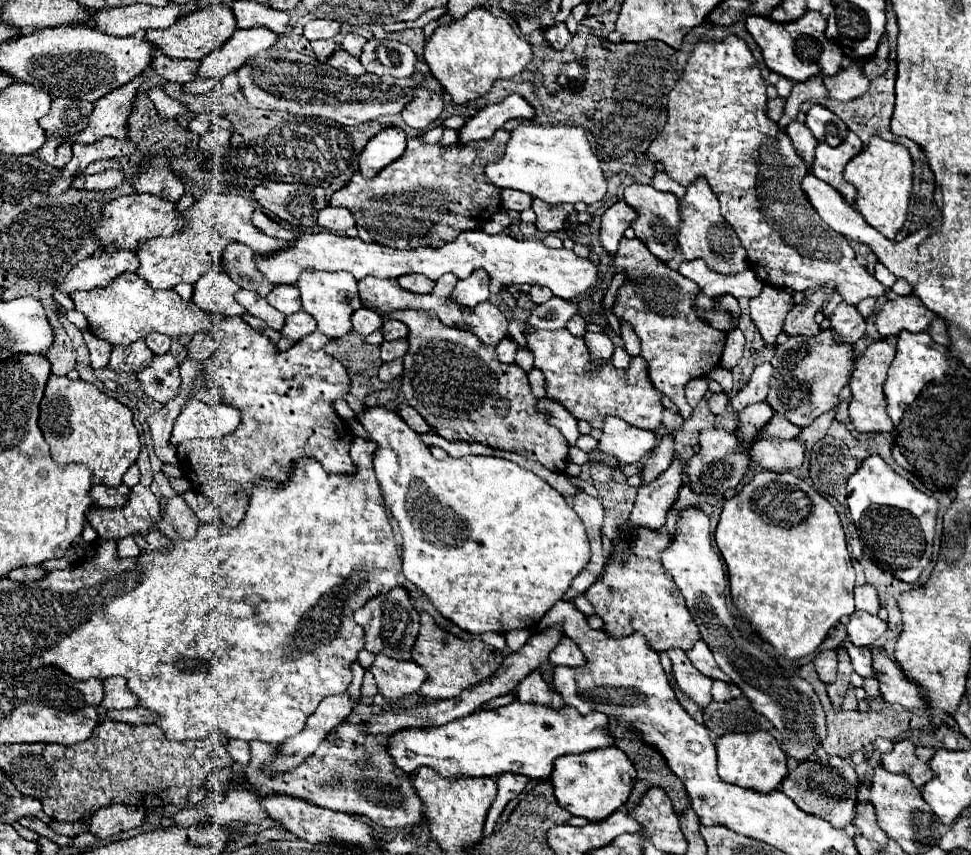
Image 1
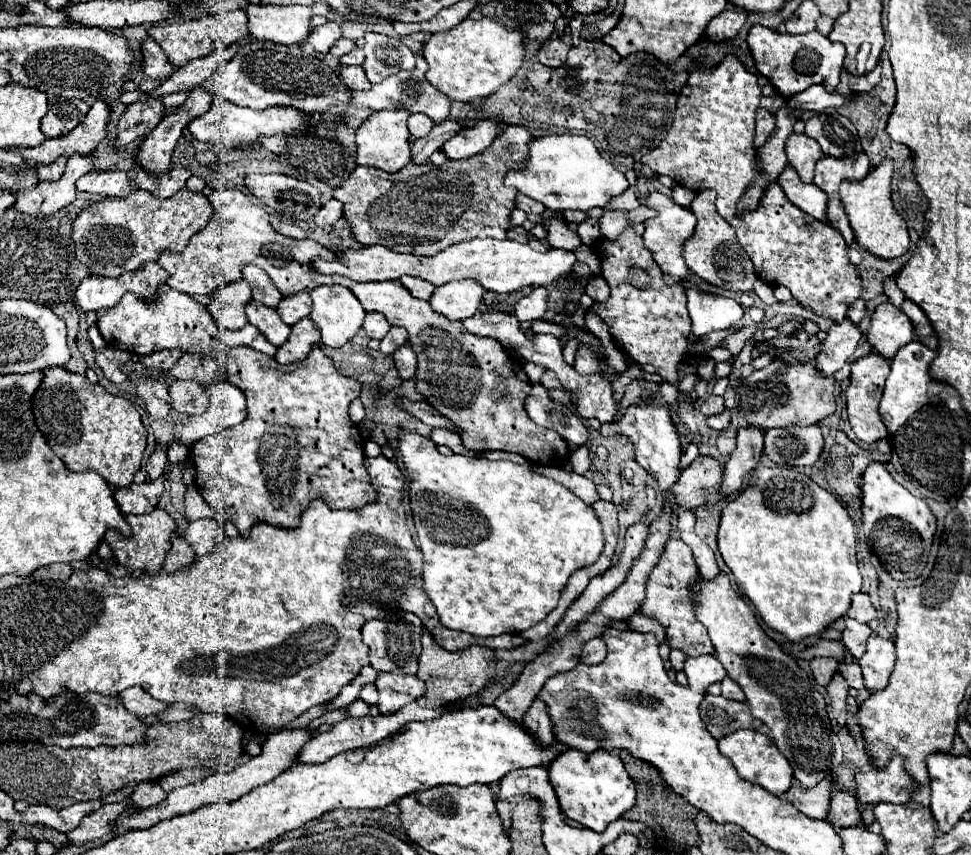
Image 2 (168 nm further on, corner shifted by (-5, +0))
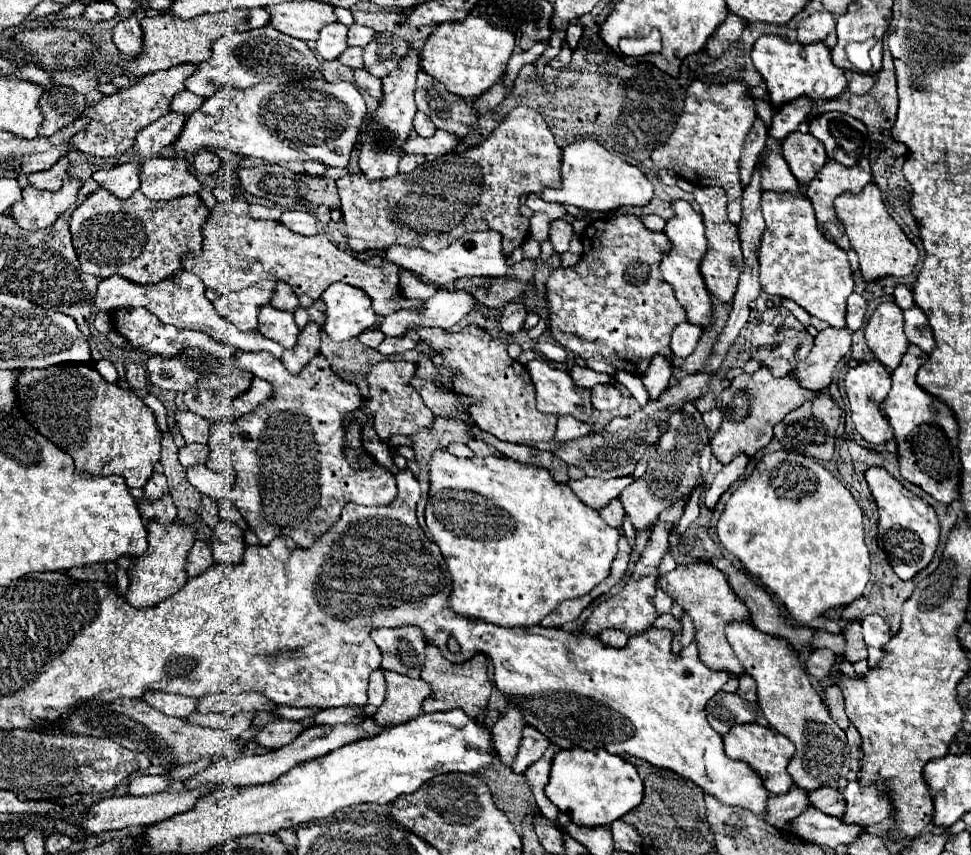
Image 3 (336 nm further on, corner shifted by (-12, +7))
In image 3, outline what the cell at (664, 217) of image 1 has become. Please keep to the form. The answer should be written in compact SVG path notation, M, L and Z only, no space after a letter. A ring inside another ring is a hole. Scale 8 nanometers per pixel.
M672 200L672 208L674 208L674 218L670 218L664 226L664 234L668 236L672 248L664 252L660 270L662 270L664 280L674 288L678 302L684 306L688 314L688 322L708 328L712 320L712 308L710 308L710 296L708 296L706 284L700 274L700 260L706 252L704 222L702 222L700 212L696 212L686 200Z

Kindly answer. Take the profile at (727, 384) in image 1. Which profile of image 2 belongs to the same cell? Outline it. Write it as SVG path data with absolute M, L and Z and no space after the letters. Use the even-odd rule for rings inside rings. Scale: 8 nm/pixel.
M775 359L769 367L753 371L749 377L731 379L727 391L723 393L725 409L731 411L729 427L717 437L717 449L721 455L731 455L737 445L737 431L741 427L757 427L767 431L771 427L785 425L815 425L821 419L835 413L835 379L821 379L813 371L813 361L809 363L785 363L785 359Z

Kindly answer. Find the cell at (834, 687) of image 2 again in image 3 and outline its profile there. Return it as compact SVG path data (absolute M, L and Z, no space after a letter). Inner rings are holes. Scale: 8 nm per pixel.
M836 684L828 686L828 688L826 688L826 698L824 698L824 702L826 702L832 718L836 720L836 724L838 724L842 730L846 730L846 728L850 726L850 720L848 720L848 716L846 716L846 712L844 712L844 696L842 696L840 686L836 686Z

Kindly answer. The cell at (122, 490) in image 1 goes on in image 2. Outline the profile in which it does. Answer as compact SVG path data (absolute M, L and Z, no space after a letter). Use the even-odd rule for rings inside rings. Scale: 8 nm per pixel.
M157 479L153 483L143 483L143 485L133 483L127 489L115 489L115 501L123 515L151 513L157 507L163 489L165 489L163 479Z

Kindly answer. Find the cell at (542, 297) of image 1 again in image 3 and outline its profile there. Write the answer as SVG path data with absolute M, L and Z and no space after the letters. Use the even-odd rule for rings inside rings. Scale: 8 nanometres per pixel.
M510 302L508 306L504 306L502 310L502 318L500 318L500 328L508 334L516 332L522 328L524 320L526 320L526 306L518 304L518 302Z

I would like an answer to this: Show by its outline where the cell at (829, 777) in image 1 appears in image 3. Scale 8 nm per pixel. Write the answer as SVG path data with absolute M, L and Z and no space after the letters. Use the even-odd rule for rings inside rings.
M792 788L786 794L772 796L768 800L768 824L782 828L784 822L800 816L800 812L806 812L810 808L808 804L808 792L802 788Z

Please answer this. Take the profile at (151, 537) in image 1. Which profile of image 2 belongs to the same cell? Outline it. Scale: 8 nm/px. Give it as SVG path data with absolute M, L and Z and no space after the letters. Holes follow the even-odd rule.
M175 537L173 547L167 553L167 557L165 557L163 571L165 573L177 573L177 571L183 571L183 569L191 567L193 563L195 563L195 553L193 553L191 545L185 539Z

